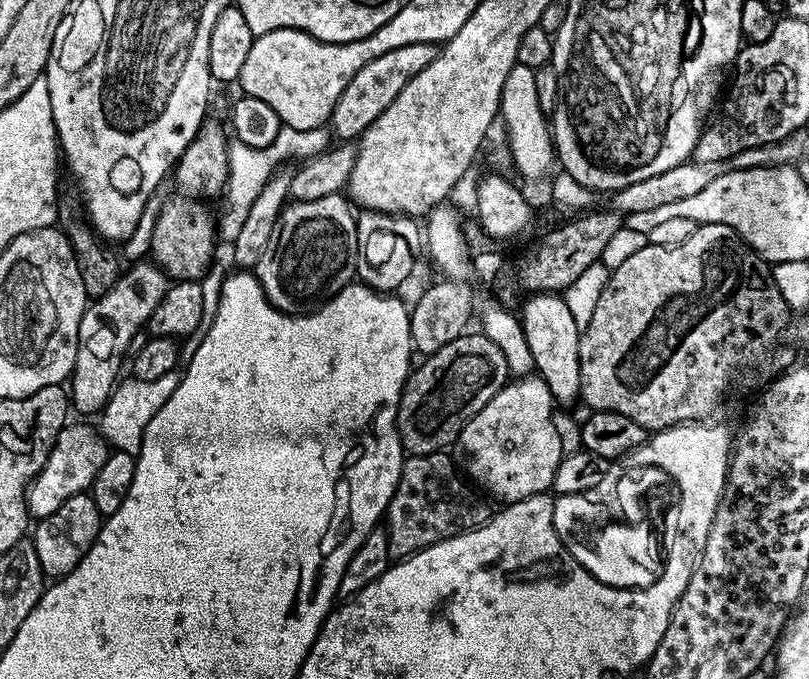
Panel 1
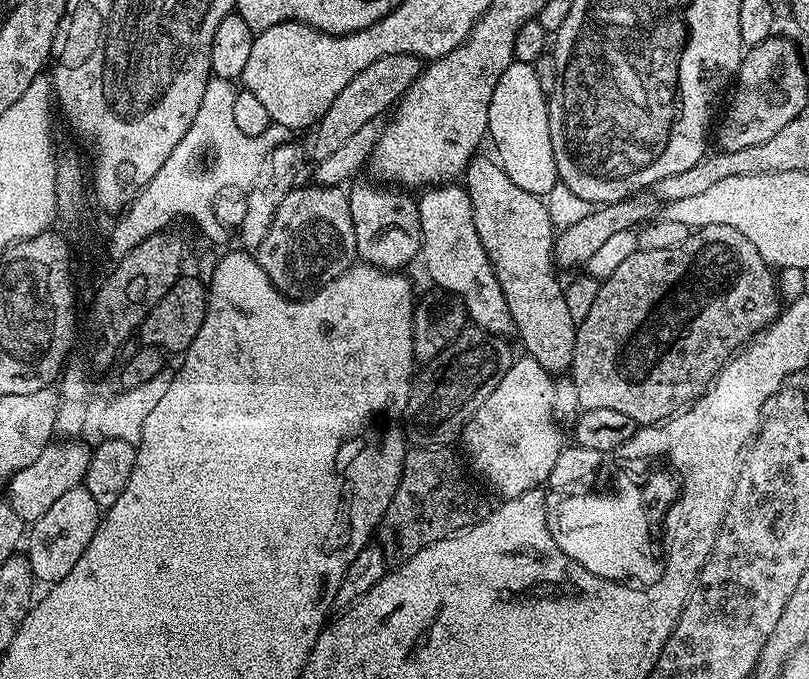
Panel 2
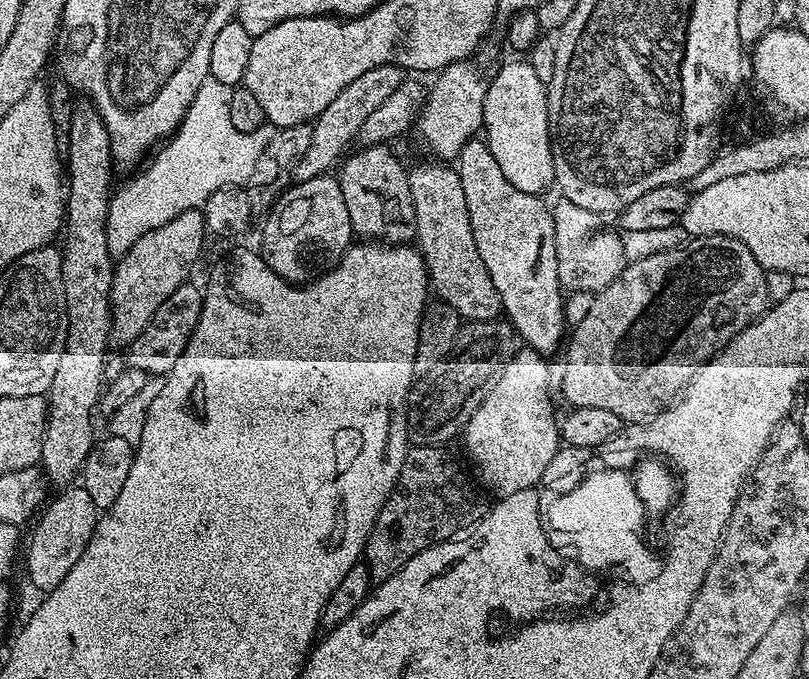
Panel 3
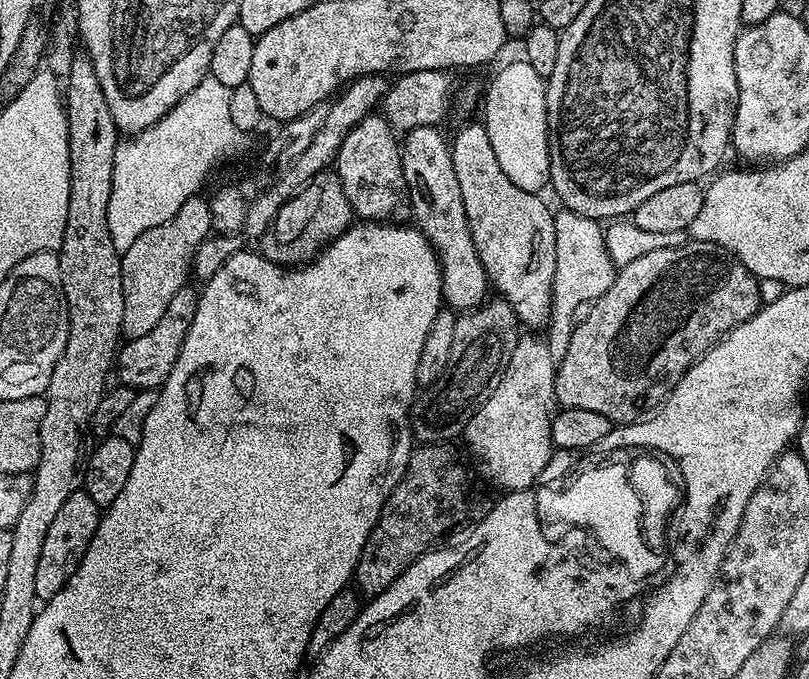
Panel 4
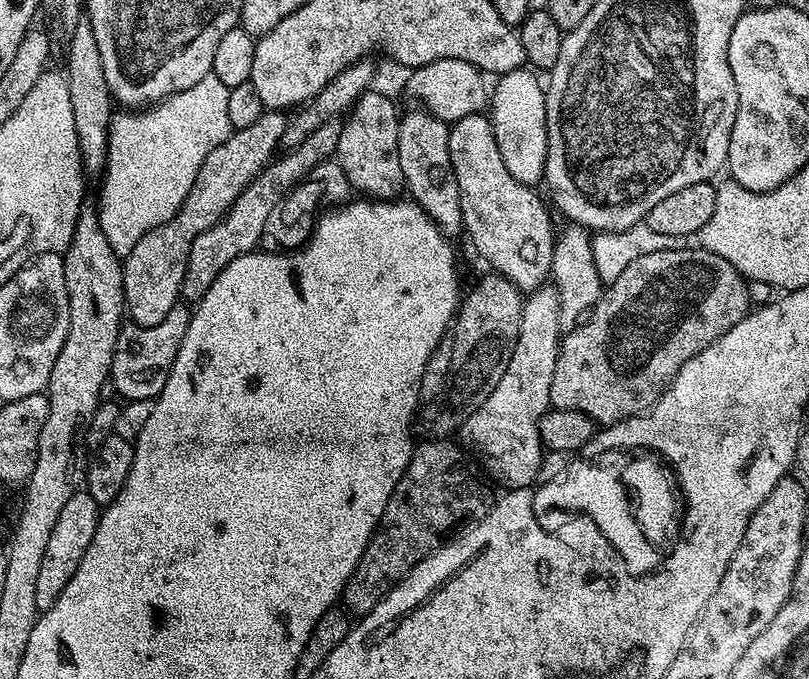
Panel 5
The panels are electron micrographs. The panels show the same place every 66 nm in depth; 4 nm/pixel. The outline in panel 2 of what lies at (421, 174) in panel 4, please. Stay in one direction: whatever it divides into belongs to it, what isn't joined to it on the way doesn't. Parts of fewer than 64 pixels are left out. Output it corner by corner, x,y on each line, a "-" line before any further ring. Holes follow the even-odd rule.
449,182
447,184
442,184
439,186
428,186
423,189
419,193
418,196
418,214
420,215
420,251
419,255
424,256
424,268
428,271
428,276
433,280
434,283
437,284
438,287
441,288
444,292
449,292
452,296
457,296
459,303
462,305
464,309
465,317
475,327
479,328
481,332
487,332
489,334
508,334
504,332
511,333
513,331
512,319
510,318
510,306
506,306
506,294
502,290
502,286
498,282
498,278
494,274
494,270
492,269
492,263
488,261
488,255
486,254
486,250
482,246
482,242
478,238
478,230
474,226
474,214
472,213
472,203
470,202
470,194
468,193
467,188
461,186
456,182

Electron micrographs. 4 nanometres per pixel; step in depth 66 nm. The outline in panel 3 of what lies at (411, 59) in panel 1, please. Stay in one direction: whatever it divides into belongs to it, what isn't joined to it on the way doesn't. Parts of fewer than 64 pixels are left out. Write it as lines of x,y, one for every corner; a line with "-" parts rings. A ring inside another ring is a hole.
397,64
374,66
374,70
366,70
366,74
354,78
354,82
350,82
350,86
346,86
346,90
342,90
342,94
338,94
338,98
334,98
334,102
330,102
330,106
311,121
310,147
294,166
295,179
309,180
331,173
341,163
346,152
344,147
359,137
366,118
370,118
370,114
374,114
374,110
378,110
378,106
382,106
382,102
386,102
386,98
390,98
405,79
405,69

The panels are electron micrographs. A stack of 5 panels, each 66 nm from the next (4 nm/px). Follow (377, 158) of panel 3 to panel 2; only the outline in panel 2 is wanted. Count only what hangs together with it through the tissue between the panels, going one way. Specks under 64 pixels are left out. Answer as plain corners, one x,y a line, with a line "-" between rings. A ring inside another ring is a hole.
353,183
347,189
350,202
350,214
354,222
354,234
356,235
356,254
363,263
373,264
375,268
385,270
404,270
412,259
417,259
420,251
420,215
418,203
407,196
407,191
396,186
381,186
379,183
356,184

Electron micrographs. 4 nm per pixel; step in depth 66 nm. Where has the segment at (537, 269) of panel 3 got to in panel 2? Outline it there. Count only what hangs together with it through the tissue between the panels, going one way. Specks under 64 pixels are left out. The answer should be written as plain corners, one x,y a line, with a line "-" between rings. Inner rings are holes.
483,154
477,155
471,162
469,162
466,171
462,176
463,187
467,188
468,193
470,194
472,213
474,214
474,226
478,230
478,238
486,250
488,261
492,263
492,269
498,278
498,282
506,294
506,306
510,306
510,318
512,319
512,326
515,335
520,335
520,340
524,343
523,351
527,353
527,355
534,357
538,362
538,366
542,366
547,370
547,372
553,374
564,374
571,369
572,359
574,358
574,342
576,341
577,321
573,320
572,315
570,314
570,306
568,305
568,297
565,289
562,287
562,284
560,288
559,282
556,281
555,274
552,273
552,268
554,269
554,227
551,222
550,214
547,212
545,201
541,199
541,197
535,196
527,187
519,188
519,186
512,180
515,179
513,179
509,173
505,172
495,159
489,158
489,160
487,160

